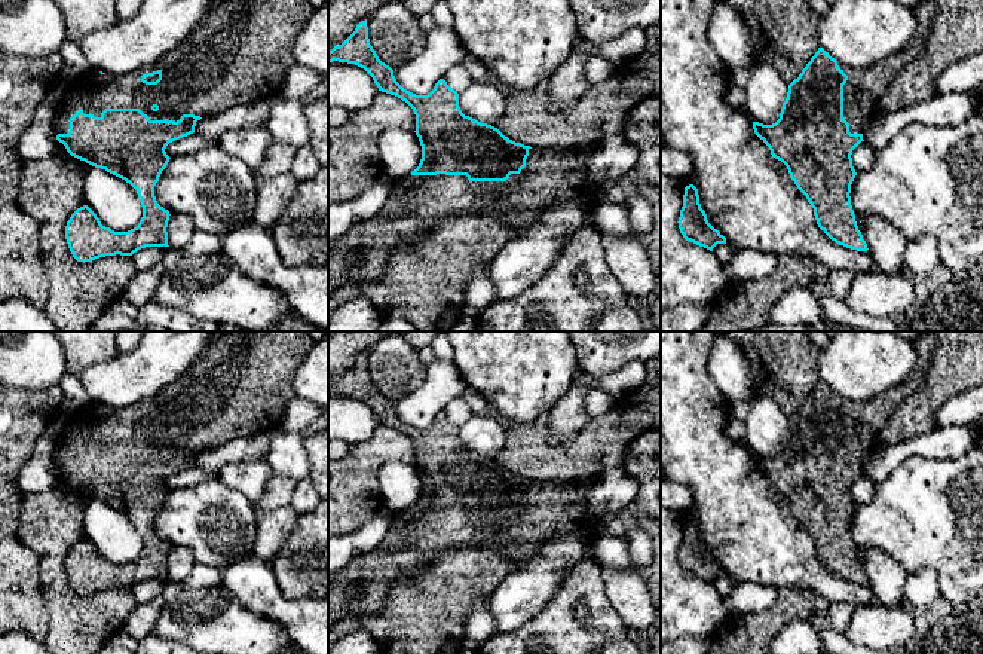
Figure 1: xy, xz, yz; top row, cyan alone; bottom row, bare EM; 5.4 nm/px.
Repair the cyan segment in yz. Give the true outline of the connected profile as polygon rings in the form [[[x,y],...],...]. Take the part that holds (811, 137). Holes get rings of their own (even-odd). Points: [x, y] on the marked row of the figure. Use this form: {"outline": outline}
{"outline": [[[921,0],[912,10],[918,27],[901,51],[870,68],[852,68],[818,48],[799,77],[788,85],[780,119],[772,125],[753,122],[754,134],[769,147],[772,158],[787,166],[790,178],[814,208],[818,227],[836,244],[857,251],[869,248],[851,205],[851,184],[857,175],[851,155],[864,141],[864,126],[879,114],[878,101],[884,91],[927,46],[938,7],[933,0]]]}

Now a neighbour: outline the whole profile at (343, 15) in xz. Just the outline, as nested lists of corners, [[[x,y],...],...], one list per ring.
[[[331,0],[328,1],[328,52],[342,45],[361,21],[392,0]]]

